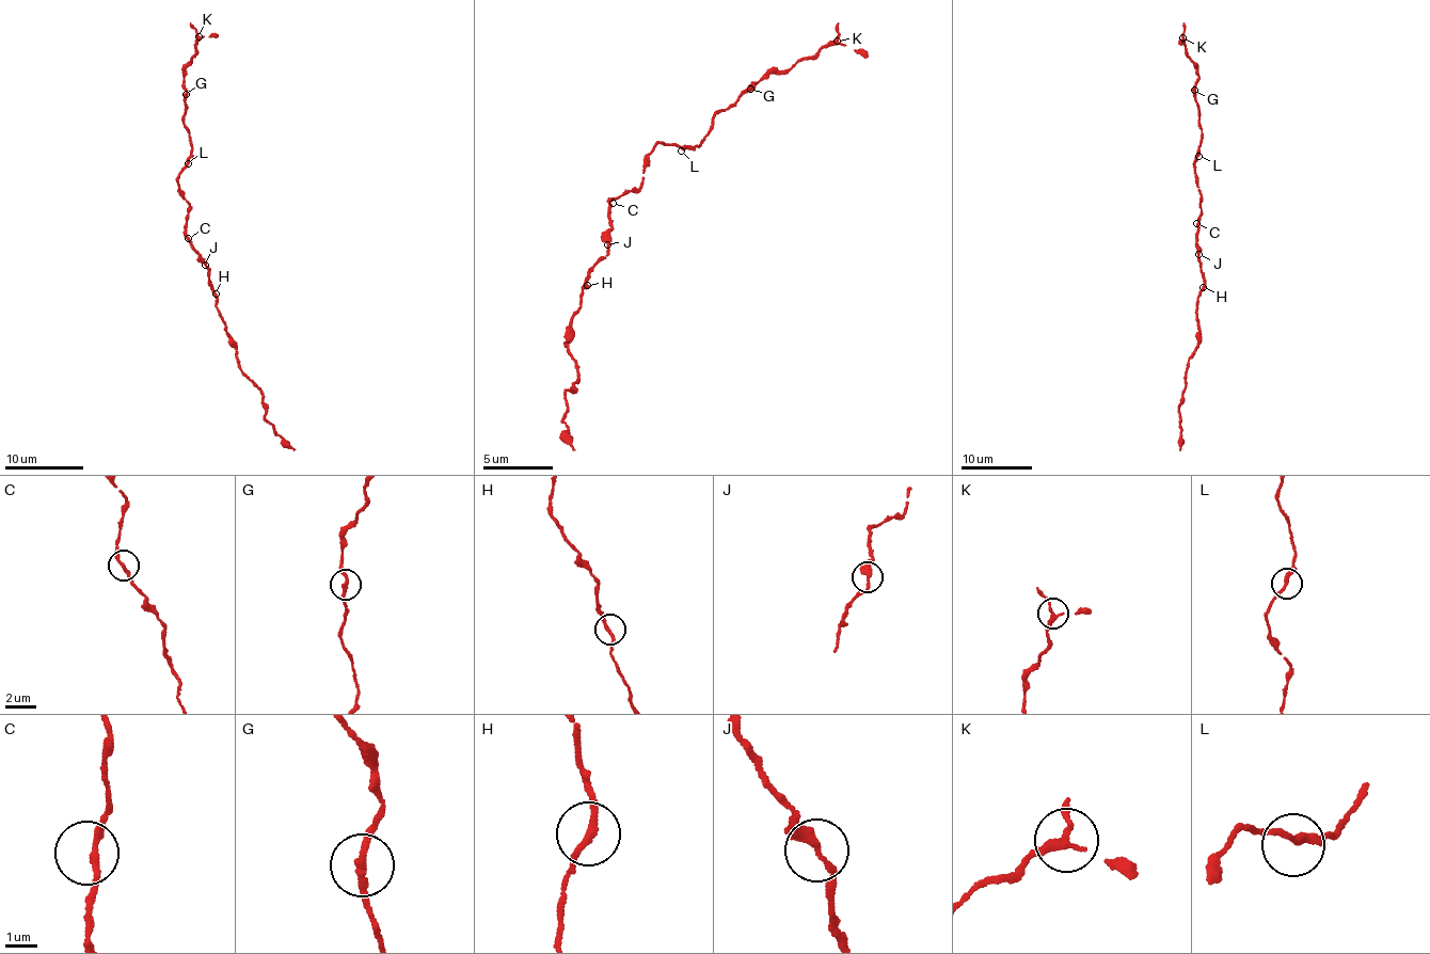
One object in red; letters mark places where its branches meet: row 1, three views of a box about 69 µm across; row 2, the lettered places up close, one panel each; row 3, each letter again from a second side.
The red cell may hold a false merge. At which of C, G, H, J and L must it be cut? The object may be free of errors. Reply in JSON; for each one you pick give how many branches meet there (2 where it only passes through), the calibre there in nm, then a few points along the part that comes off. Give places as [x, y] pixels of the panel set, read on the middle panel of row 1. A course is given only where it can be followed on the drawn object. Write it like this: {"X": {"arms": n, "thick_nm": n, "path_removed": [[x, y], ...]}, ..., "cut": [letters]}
{"cut": []}

